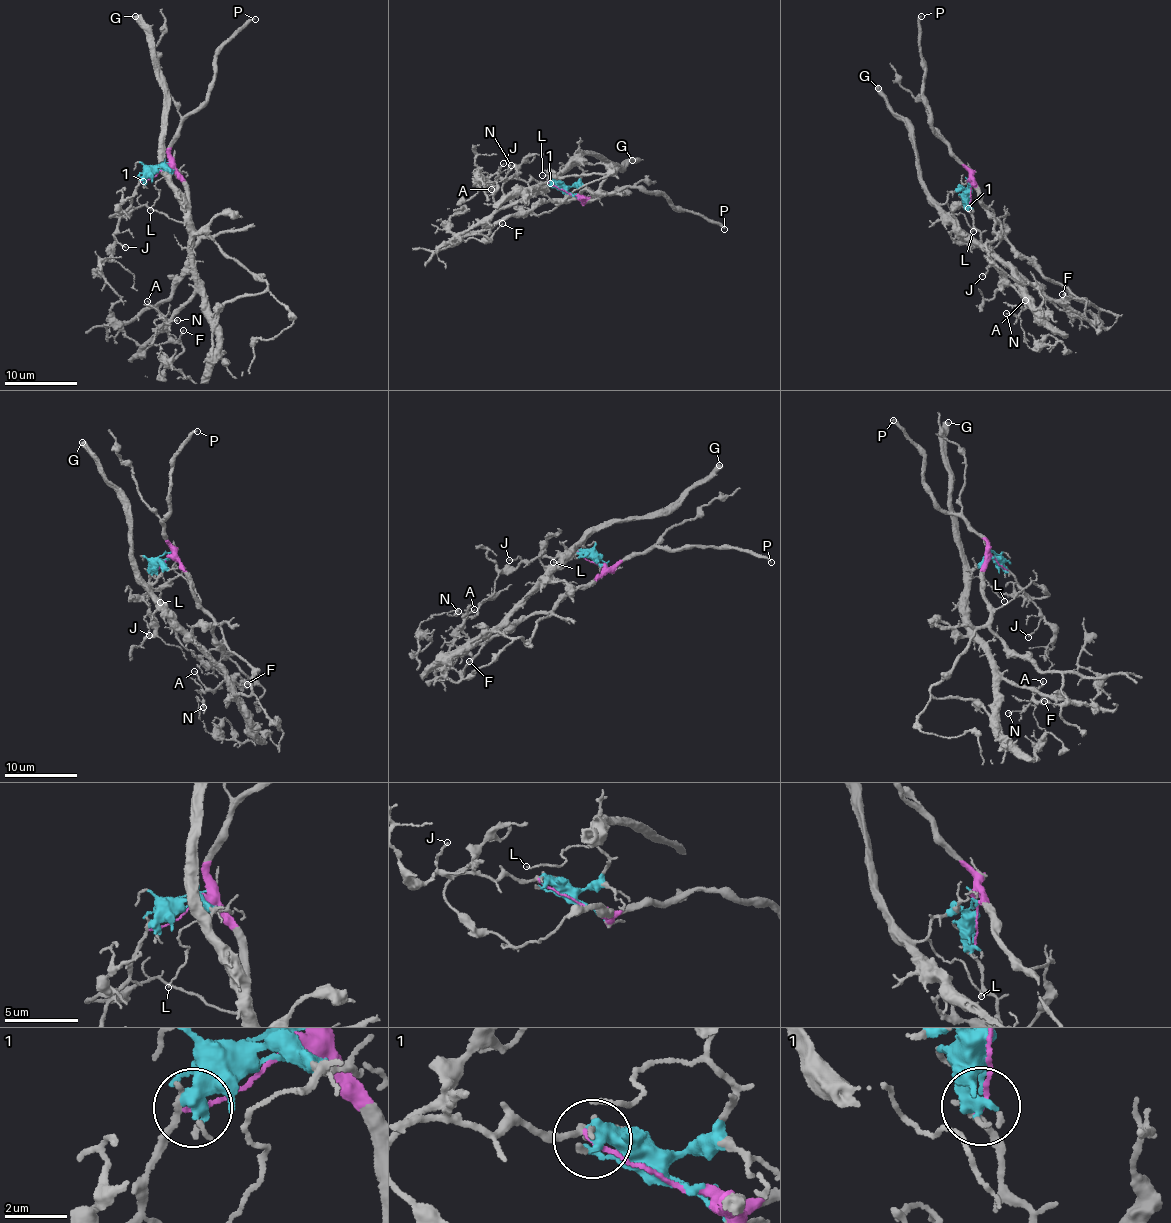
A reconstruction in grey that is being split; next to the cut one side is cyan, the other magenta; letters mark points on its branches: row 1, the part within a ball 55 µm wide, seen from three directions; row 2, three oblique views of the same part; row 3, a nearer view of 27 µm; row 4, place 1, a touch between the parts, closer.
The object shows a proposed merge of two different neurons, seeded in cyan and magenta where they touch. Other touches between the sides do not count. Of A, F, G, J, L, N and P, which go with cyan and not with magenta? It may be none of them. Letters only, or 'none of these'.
A, G, J, L, N

